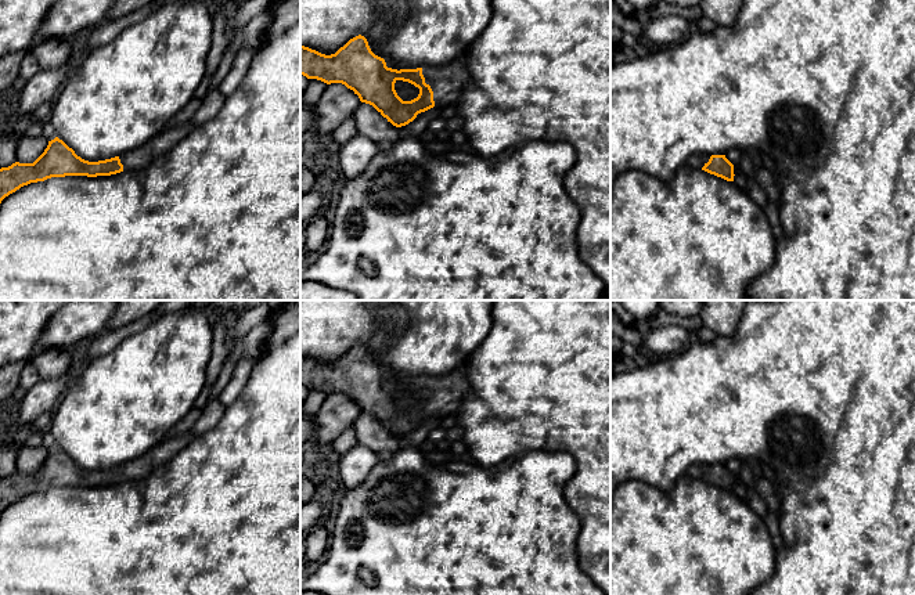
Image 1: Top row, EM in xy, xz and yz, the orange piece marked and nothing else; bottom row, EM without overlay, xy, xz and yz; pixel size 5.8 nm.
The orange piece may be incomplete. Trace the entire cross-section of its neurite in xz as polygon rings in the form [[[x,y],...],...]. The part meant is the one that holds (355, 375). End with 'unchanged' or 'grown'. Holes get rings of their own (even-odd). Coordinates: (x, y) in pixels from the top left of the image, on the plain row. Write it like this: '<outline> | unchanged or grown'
[[[361,345],[331,365],[300,356],[300,385],[327,394],[345,394],[361,412],[372,415],[396,437],[408,434],[418,423],[435,415],[457,412],[471,393],[466,368],[462,365],[439,378],[397,381],[388,378],[385,369],[371,361]],[[397,390],[418,397],[418,407],[403,411],[395,400]]] | grown

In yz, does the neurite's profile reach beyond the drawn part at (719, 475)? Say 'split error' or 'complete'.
split error

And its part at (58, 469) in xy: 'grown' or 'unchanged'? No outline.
grown

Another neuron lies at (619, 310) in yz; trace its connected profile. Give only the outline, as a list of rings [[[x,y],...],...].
[[[610,300],[610,313],[615,313],[626,325],[633,325],[634,317],[631,317],[623,306]]]

